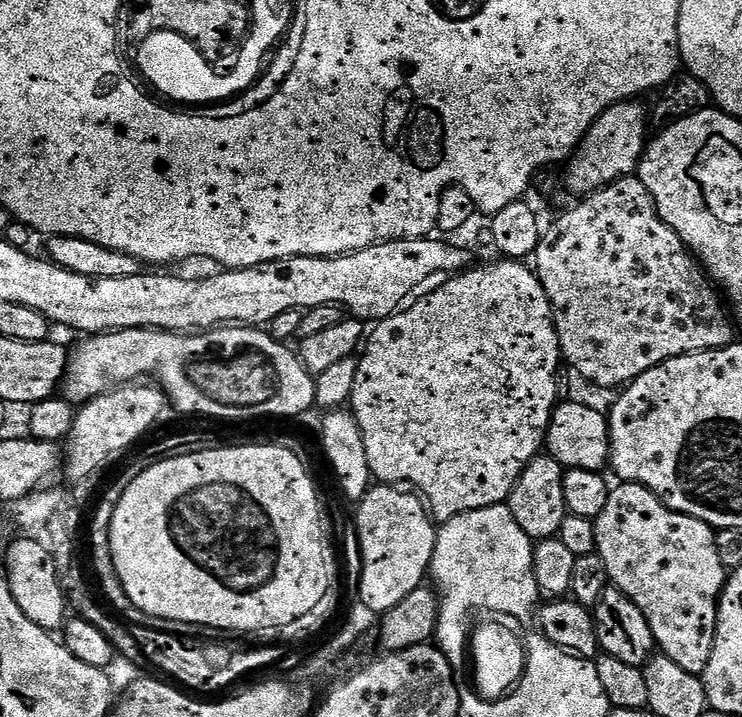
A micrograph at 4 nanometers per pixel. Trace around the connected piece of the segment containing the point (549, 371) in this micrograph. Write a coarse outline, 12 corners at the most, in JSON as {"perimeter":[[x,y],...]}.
{"perimeter":[[496,258],[371,329],[350,411],[437,525],[545,447],[560,343]]}

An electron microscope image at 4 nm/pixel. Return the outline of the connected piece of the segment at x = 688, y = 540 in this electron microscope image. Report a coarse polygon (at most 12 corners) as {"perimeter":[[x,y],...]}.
{"perimeter":[[621,483],[595,519],[609,581],[703,677],[724,560],[711,524]]}

